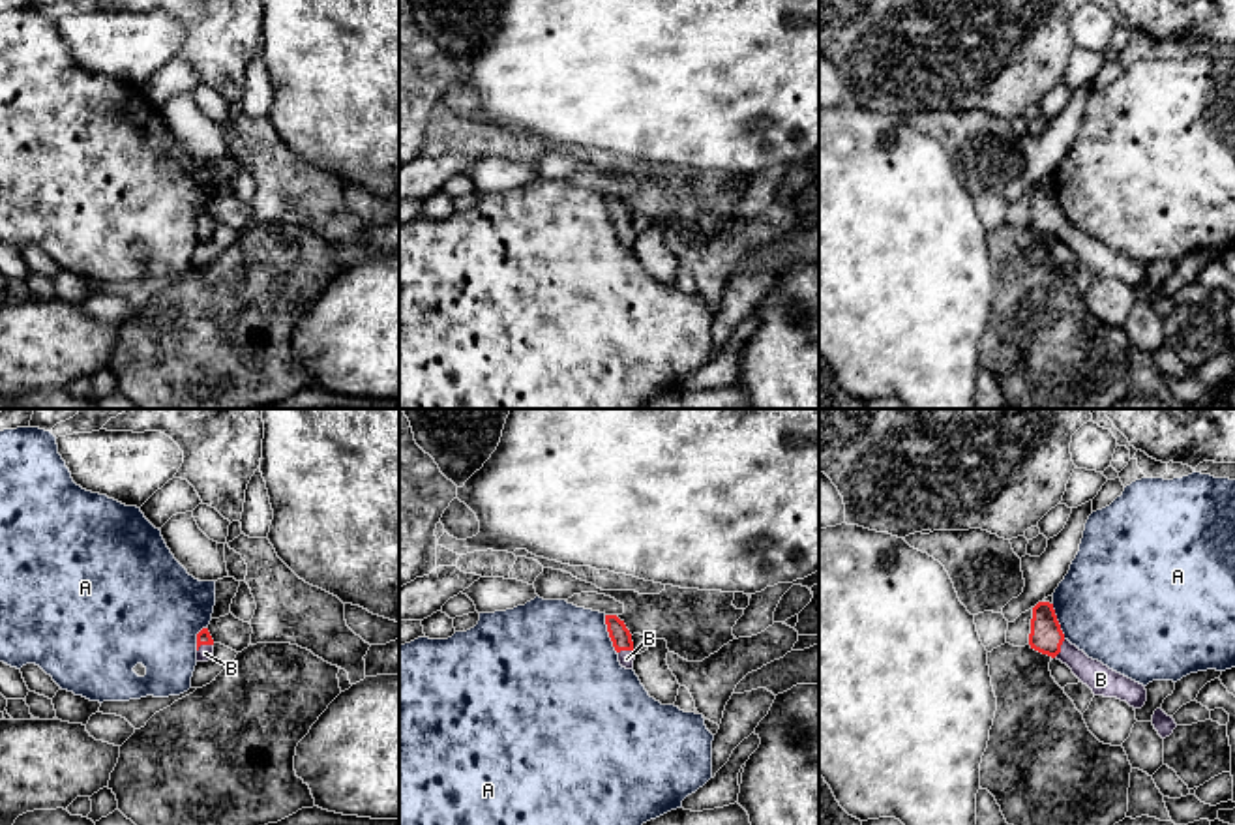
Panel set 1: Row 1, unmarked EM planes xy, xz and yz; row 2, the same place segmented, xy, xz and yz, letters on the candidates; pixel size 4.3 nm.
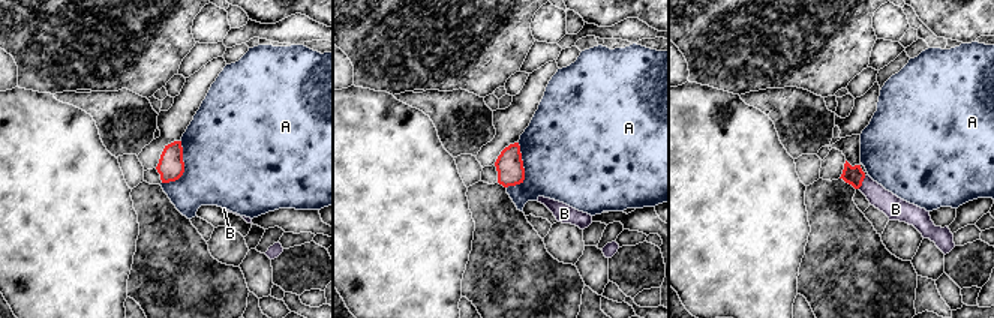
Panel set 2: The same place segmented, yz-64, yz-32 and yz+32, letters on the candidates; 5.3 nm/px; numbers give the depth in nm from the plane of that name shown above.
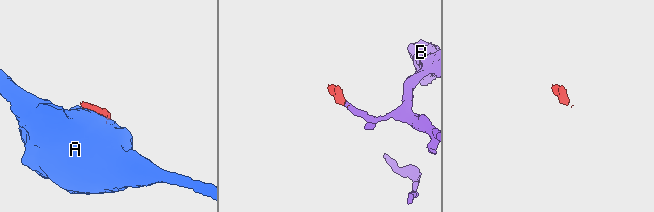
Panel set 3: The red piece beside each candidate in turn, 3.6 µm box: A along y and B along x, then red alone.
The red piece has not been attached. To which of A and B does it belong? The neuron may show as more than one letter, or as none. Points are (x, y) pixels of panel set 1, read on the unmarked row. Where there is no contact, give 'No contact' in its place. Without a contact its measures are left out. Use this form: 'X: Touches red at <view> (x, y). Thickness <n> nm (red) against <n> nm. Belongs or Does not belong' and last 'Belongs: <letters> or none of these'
A: Touches red at xz (610, 214). Thickness 90 nm (red) against 480 nm. Does not belong
B: Touches red at xy (203, 224). Thickness 60 nm (red) against 70 nm. Belongs
Belongs: B

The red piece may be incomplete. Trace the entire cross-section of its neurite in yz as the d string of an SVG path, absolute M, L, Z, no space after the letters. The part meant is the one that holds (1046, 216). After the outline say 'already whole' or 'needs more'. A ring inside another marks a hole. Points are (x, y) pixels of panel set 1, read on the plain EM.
M1038 182L1033 188L1029 225L1038 232L1066 244L1094 276L1117 278L1134 289L1141 289L1147 281L1147 270L1143 264L1089 238L1064 218L1053 184L1049 182Z | needs more

